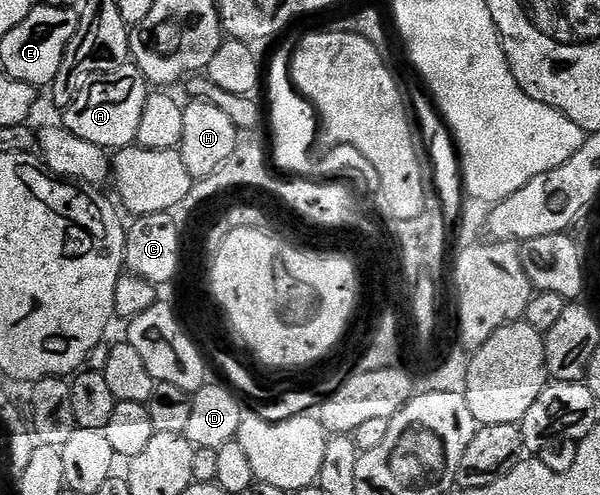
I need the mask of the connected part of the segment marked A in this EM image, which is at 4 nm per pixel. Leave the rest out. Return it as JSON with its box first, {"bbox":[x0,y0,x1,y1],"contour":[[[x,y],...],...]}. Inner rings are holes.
{"bbox":[64,63,148,151],"contour":[[[127,63],[111,73],[98,73],[79,89],[74,101],[65,106],[64,128],[88,143],[96,143],[101,149],[117,151],[136,142],[136,130],[140,127],[140,114],[148,92],[148,82],[138,66]]]}

